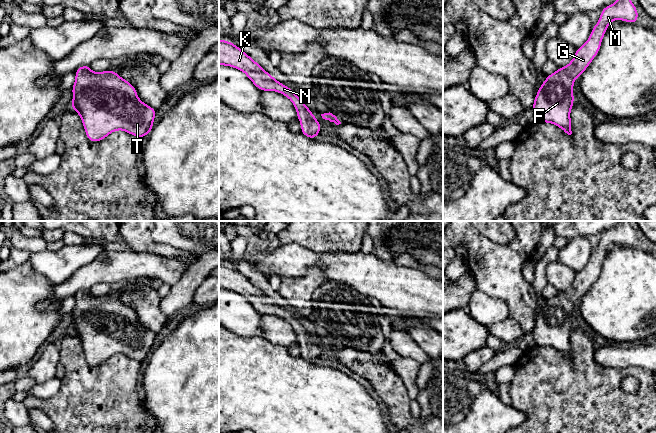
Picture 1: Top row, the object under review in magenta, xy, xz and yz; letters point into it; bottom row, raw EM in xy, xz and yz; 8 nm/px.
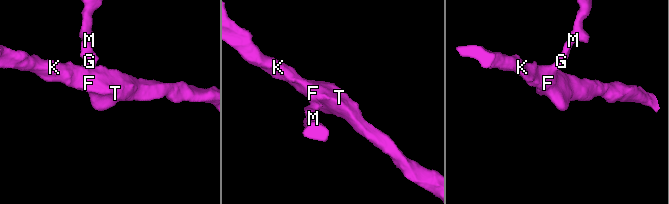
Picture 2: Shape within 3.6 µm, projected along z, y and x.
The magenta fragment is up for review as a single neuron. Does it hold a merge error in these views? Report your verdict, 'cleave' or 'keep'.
keep

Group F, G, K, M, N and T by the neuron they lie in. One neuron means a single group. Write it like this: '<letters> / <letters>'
F G K M N T

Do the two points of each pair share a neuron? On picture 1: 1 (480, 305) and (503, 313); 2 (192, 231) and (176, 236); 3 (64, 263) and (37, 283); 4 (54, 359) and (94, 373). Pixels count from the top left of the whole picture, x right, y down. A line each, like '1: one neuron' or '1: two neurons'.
1: one neuron
2: one neuron
3: two neurons
4: two neurons

